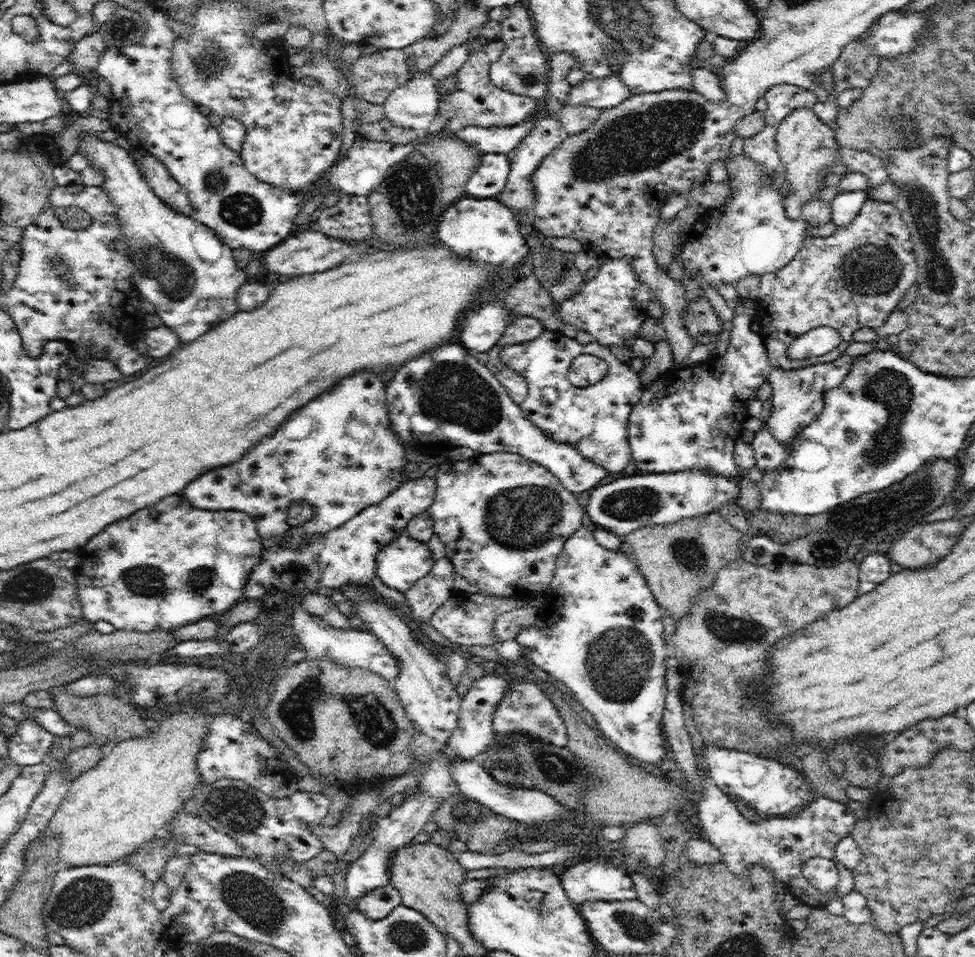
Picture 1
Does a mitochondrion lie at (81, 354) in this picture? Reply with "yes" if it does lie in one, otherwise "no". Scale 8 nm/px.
no

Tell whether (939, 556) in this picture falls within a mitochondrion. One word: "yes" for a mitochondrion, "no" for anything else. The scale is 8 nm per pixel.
no

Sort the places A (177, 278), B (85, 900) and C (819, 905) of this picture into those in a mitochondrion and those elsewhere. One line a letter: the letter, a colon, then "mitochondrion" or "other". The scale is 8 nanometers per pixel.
A: mitochondrion
B: mitochondrion
C: other

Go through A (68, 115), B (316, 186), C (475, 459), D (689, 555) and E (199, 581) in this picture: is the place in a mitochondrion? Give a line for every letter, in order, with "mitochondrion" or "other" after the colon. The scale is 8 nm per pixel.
A: other
B: other
C: other
D: mitochondrion
E: mitochondrion

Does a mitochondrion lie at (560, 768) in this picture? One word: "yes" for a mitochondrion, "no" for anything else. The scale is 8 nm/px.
yes

